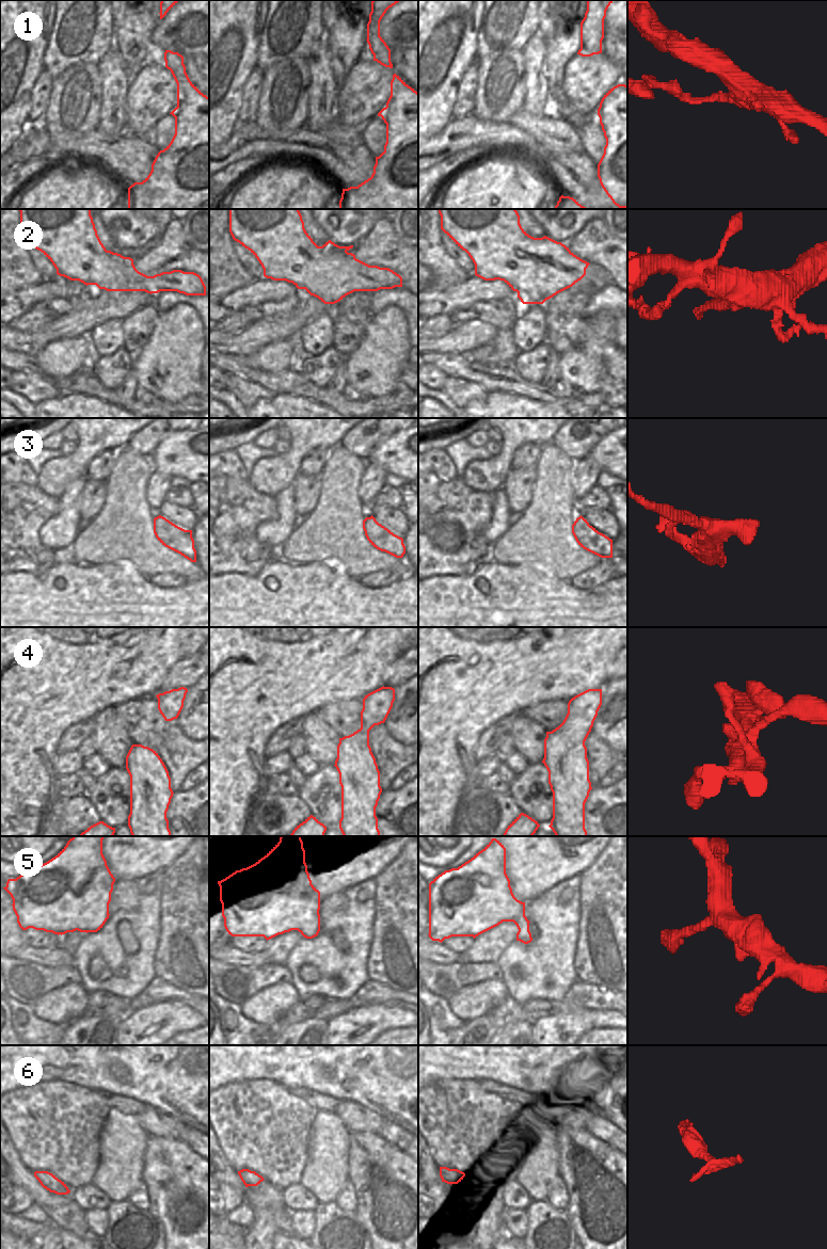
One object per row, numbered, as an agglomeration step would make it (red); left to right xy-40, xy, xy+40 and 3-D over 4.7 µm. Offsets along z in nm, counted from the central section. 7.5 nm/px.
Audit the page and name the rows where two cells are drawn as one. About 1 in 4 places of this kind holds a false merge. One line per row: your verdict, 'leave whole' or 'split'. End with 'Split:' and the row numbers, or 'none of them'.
1: split
2: leave whole
3: leave whole
4: leave whole
5: leave whole
6: leave whole
Split: 1

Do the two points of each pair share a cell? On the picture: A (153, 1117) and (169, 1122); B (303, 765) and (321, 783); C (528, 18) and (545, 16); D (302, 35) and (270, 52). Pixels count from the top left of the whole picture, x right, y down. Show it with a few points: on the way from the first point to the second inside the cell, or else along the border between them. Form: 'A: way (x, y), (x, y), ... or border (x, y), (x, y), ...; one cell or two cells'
A: way (157, 1121), (164, 1122); one cell
B: border (320, 766), (314, 773), (307, 777); two cells
C: border (537, 11), (539, 19), (538, 30); two cells
D: way (295, 35), (290, 35), (277, 48); one cell

